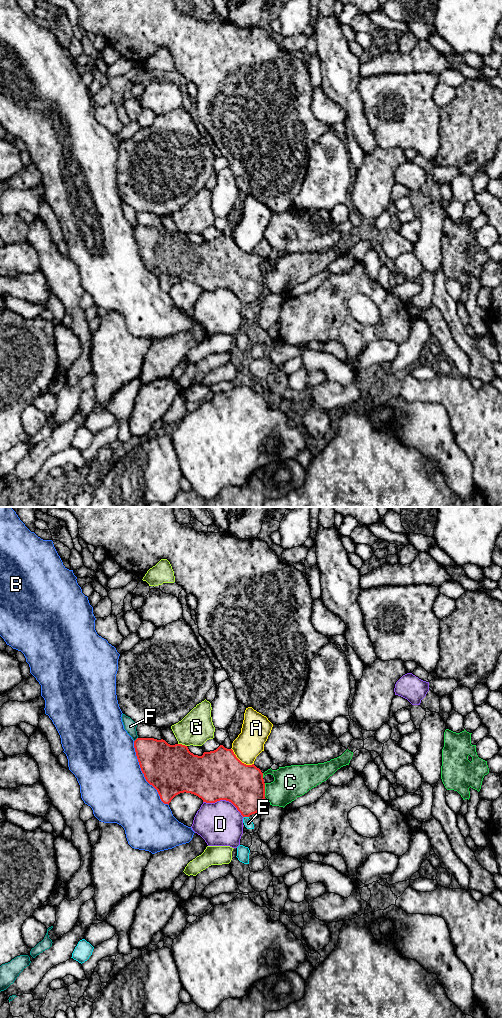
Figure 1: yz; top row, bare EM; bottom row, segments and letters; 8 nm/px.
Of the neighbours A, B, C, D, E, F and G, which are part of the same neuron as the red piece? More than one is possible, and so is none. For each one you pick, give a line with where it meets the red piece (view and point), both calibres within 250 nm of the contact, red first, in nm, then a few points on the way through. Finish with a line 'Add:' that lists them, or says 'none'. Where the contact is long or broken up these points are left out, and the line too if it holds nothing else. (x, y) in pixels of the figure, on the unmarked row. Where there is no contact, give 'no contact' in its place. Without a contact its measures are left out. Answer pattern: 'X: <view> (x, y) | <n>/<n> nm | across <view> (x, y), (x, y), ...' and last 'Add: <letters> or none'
C: yz (264, 278) | 340/260 nm | across yz (243, 273), (248, 278), (264, 278), (282, 278), (290, 270)
Add: C

